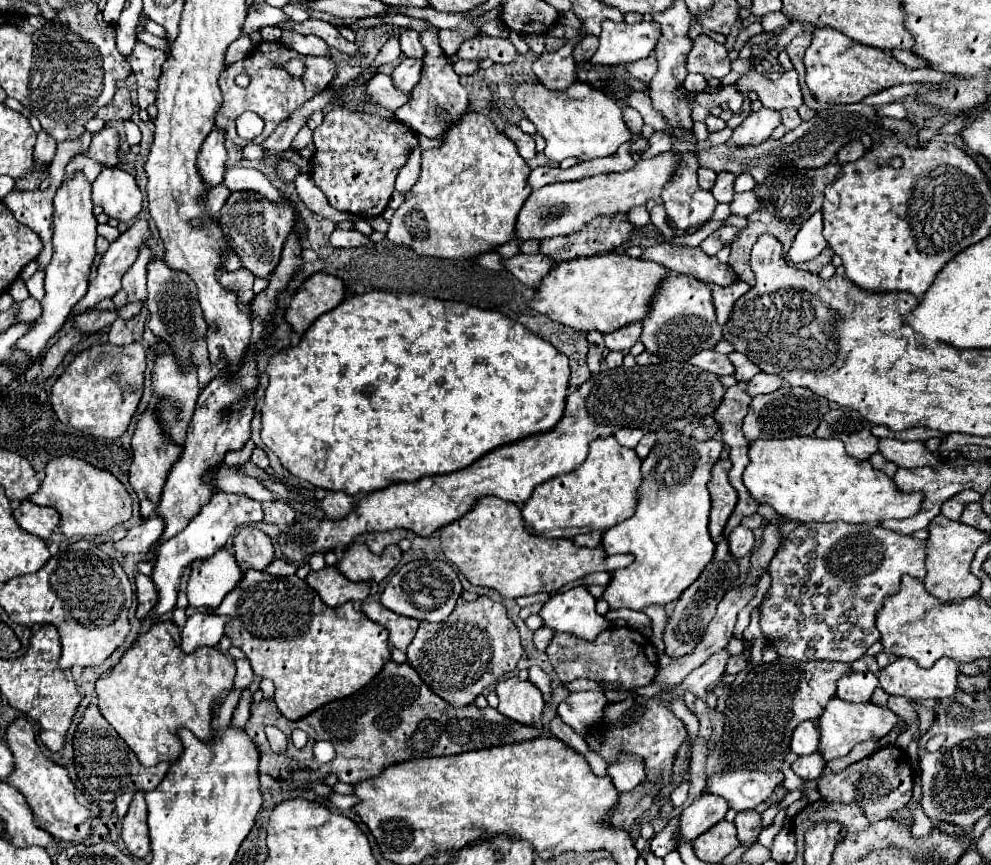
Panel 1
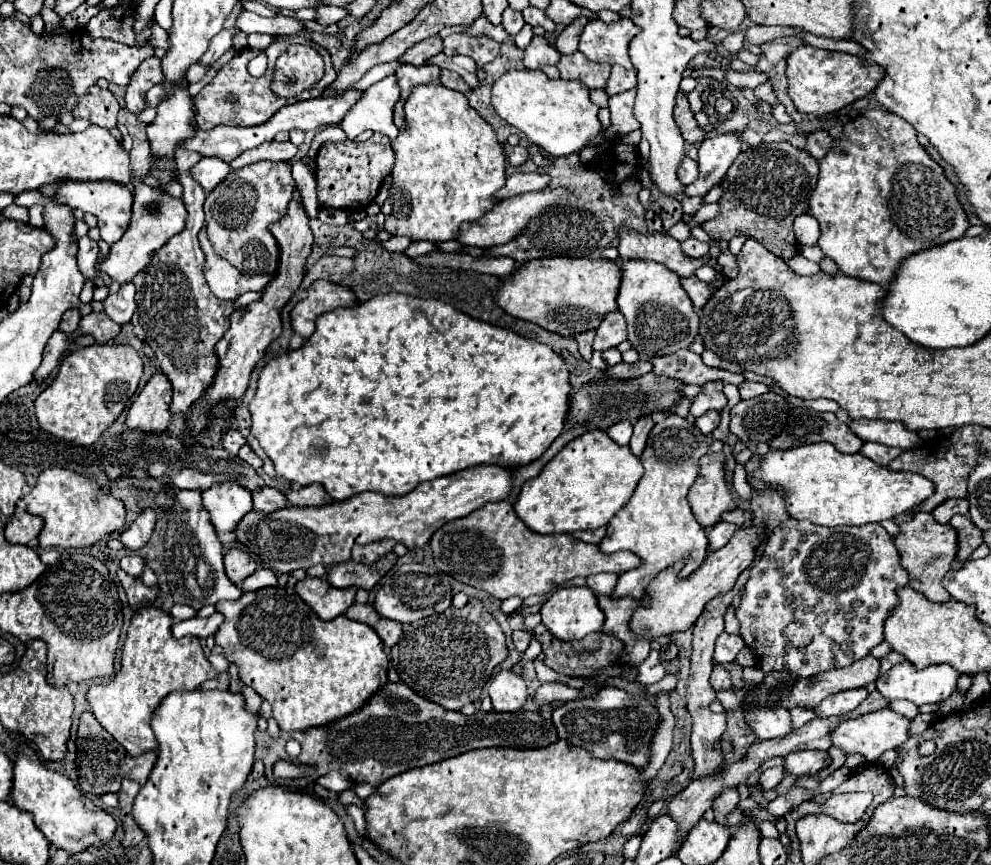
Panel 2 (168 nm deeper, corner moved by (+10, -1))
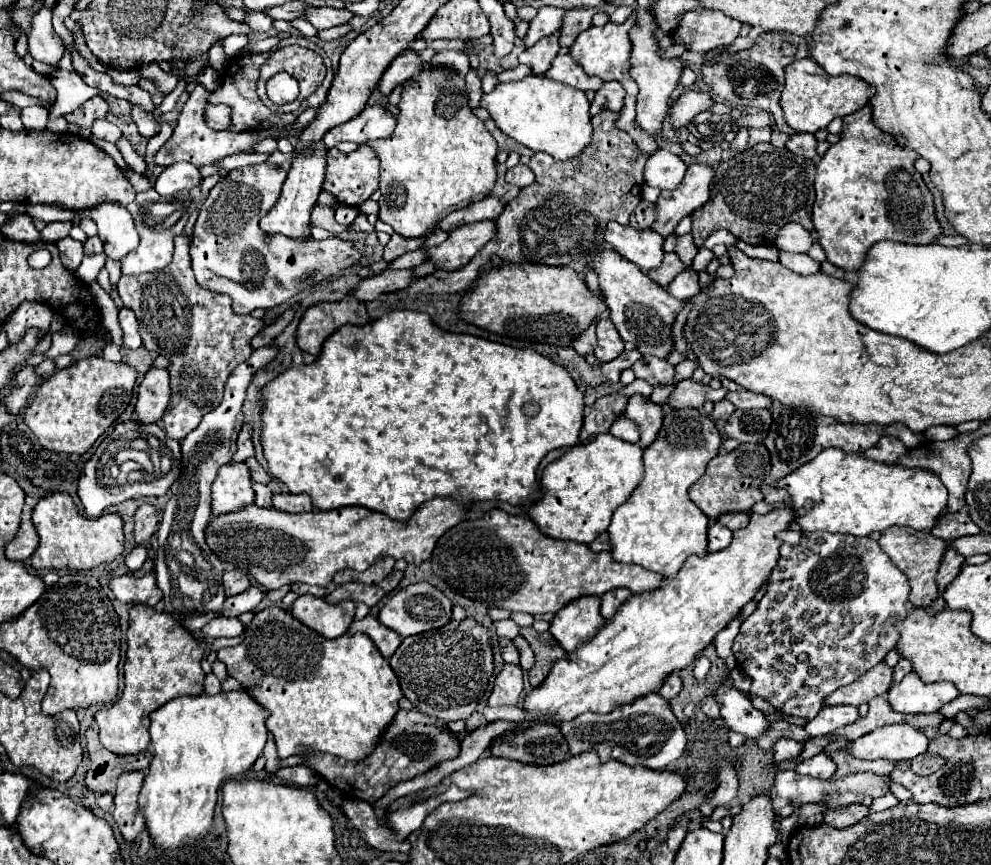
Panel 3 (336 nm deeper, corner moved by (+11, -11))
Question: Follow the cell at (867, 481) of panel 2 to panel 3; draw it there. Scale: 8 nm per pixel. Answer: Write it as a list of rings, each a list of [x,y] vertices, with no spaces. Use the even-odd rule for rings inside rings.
[[[823,449],[813,461],[801,465],[787,477],[783,477],[777,487],[783,487],[789,491],[793,499],[793,509],[797,523],[801,525],[803,531],[829,531],[829,533],[849,533],[855,537],[865,537],[871,535],[873,531],[885,531],[891,525],[907,525],[913,529],[929,531],[937,517],[943,513],[947,505],[947,489],[941,485],[941,481],[923,469],[905,469],[901,465],[883,465],[871,459],[865,459],[863,455],[845,455],[841,449]],[[813,503],[811,509],[805,515],[799,515],[799,511],[807,505]]]

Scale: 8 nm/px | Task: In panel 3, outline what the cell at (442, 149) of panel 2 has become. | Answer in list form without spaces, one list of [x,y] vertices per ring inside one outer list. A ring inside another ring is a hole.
[[[425,67],[419,77],[411,79],[401,93],[401,113],[397,115],[395,131],[389,139],[369,141],[381,159],[381,199],[379,219],[385,221],[401,237],[425,237],[429,231],[453,211],[485,199],[497,181],[497,143],[485,129],[483,121],[467,107],[465,79],[453,69],[429,69]]]

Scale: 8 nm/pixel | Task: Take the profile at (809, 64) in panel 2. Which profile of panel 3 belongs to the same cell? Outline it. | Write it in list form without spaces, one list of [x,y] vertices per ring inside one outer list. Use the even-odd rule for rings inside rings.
[[[813,59],[793,61],[785,67],[785,89],[781,95],[781,107],[785,121],[795,131],[815,133],[827,127],[835,117],[845,117],[869,103],[875,94],[875,88],[853,75],[829,75]]]

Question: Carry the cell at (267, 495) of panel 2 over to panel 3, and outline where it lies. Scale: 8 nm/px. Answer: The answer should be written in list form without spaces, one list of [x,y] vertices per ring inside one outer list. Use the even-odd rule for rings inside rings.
[[[253,483],[253,489],[255,489],[255,505],[257,507],[273,507],[271,505],[271,489],[267,485],[261,485],[261,483]]]

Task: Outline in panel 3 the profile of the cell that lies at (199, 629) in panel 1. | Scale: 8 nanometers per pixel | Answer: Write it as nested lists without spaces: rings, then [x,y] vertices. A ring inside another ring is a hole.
[[[215,617],[211,623],[207,623],[201,629],[201,635],[205,639],[217,639],[217,637],[237,637],[243,633],[243,623],[233,617]]]

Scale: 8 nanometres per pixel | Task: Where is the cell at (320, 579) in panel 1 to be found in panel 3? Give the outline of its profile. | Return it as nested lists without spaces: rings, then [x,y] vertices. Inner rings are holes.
[[[301,595],[295,599],[291,613],[295,619],[305,623],[309,629],[329,639],[335,639],[349,629],[353,615],[355,615],[355,603],[341,601],[337,605],[331,605],[323,597]]]

